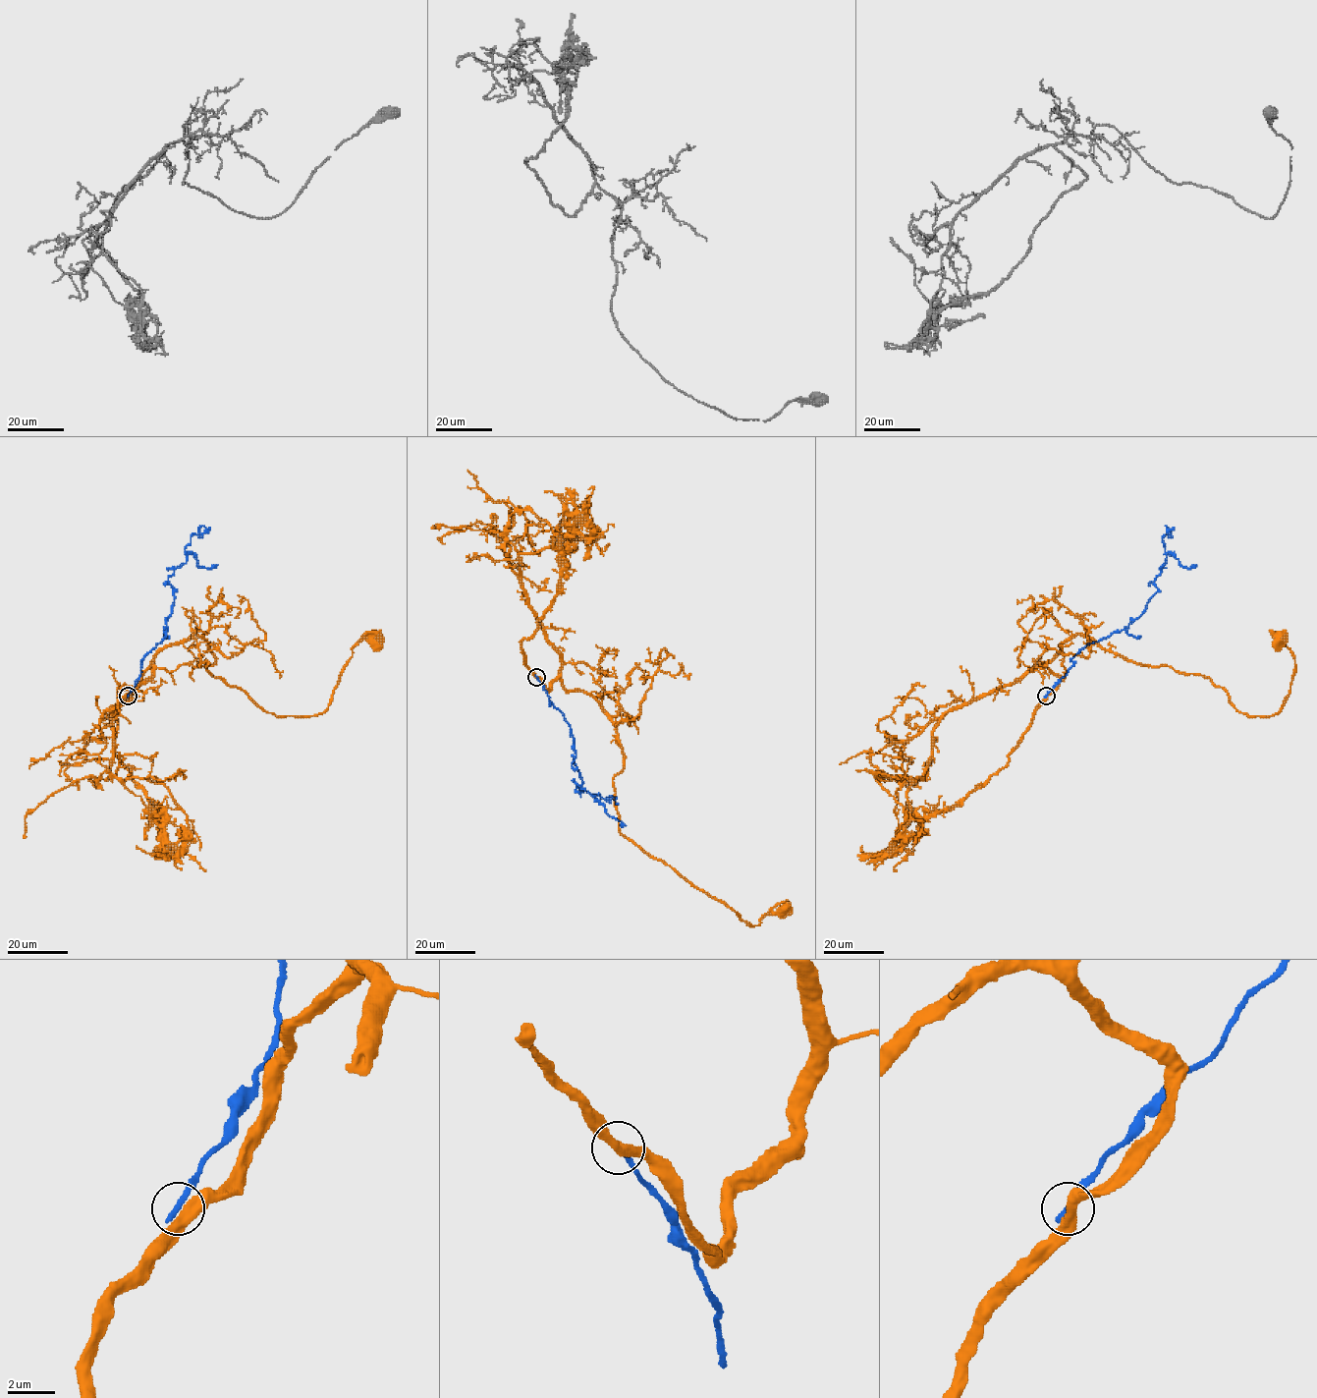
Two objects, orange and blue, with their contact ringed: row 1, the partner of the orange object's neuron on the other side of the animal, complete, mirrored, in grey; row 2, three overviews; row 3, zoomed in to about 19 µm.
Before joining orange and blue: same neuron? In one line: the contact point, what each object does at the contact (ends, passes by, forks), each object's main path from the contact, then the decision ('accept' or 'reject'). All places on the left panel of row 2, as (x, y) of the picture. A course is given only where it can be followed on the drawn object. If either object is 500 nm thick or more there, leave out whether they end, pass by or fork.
at (128, 696); orange passes by; blue ends there; orange runs (129, 696), (160, 650), (197, 635), (210, 675), (277, 716), (316, 716), (352, 648), (375, 639); blue runs (129, 696), (142, 659), (165, 637), (174, 596), (168, 578), (186, 562), (191, 535), (209, 527); reject

